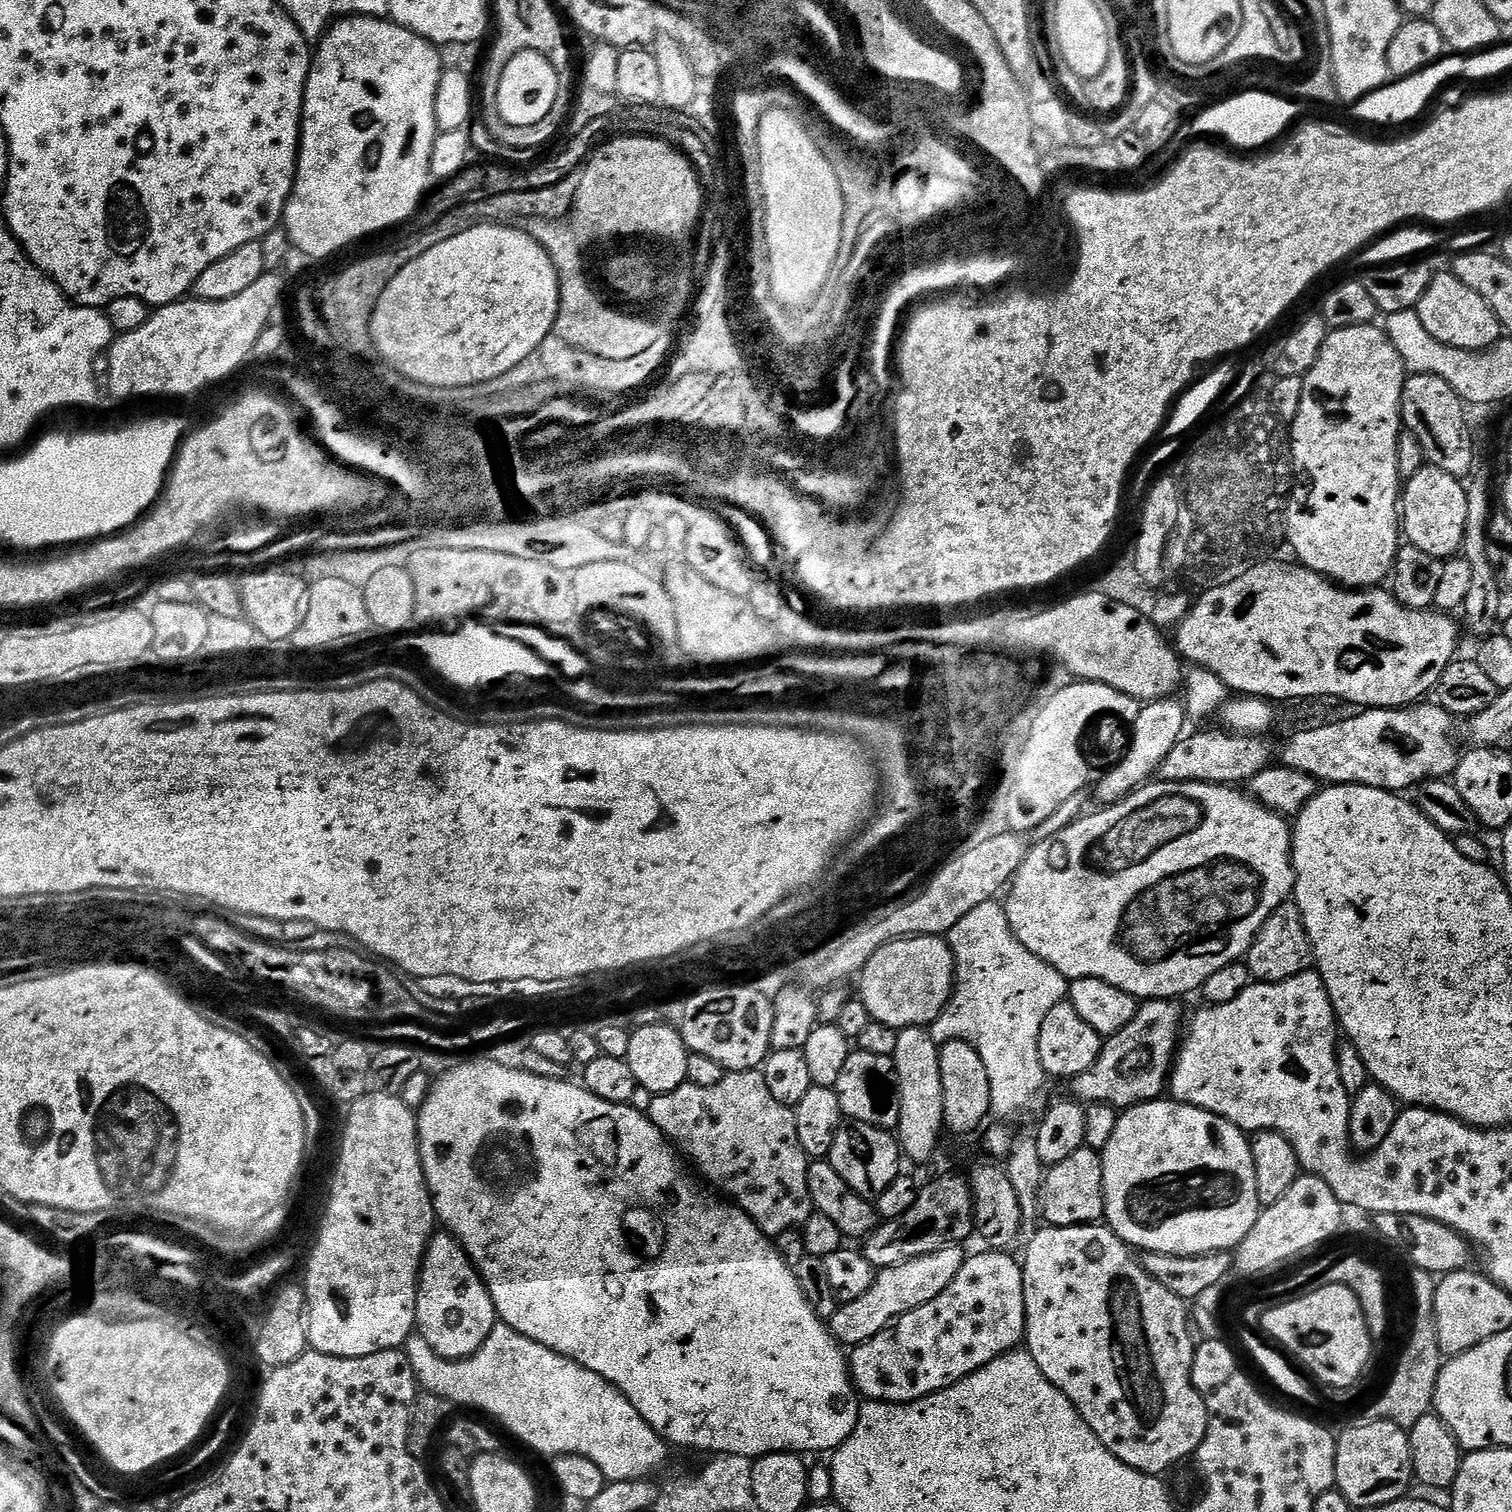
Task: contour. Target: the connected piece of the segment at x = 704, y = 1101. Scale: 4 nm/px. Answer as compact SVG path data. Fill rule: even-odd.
M763 1071L729 1072L718 1086L694 1086L686 1082L649 1100L652 1101L646 1107L646 1115L652 1125L689 1161L692 1159L696 1163L695 1171L700 1171L713 1184L713 1189L721 1188L723 1195L747 1214L765 1236L775 1238L786 1230L800 1228L812 1217L814 1209L808 1185L810 1158L802 1150L802 1142L798 1142L796 1113L770 1094Z

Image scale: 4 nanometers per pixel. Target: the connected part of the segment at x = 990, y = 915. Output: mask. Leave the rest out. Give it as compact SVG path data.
M999 899L974 906L974 910L958 922L958 926L947 932L946 939L956 960L956 982L942 1014L930 1025L932 1037L939 1045L961 1040L974 1046L974 1050L978 1050L978 1058L982 1058L982 1063L986 1065L986 1078L990 1078L991 1115L996 1118L1016 1116L1026 1111L1044 1088L1046 1073L1042 1058L1038 1058L1038 1030L1042 1030L1042 1018L1046 1018L1054 1006L1065 1003L1070 981L1018 942Z

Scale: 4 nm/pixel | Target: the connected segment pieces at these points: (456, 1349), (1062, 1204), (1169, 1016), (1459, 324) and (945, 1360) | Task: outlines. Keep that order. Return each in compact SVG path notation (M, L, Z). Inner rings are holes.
M451 1234L433 1235L424 1251L424 1262L420 1266L420 1284L416 1288L416 1327L415 1331L438 1354L447 1360L464 1360L480 1349L482 1342L490 1338L490 1330L498 1323L496 1307L490 1298L488 1288L480 1277L472 1260L464 1253L464 1248Z
M1087 1146L1074 1150L1070 1158L1051 1165L1040 1186L1038 1212L1045 1225L1054 1228L1095 1224L1105 1219L1104 1162L1101 1153Z
M1175 999L1149 1000L1141 1003L1140 1009L1134 1014L1134 1022L1122 1026L1122 1030L1118 1030L1118 1034L1104 1040L1102 1050L1098 1054L1098 1062L1094 1062L1094 1066L1090 1066L1090 1070L1071 1077L1070 1084L1072 1084L1073 1092L1071 1095L1085 1105L1109 1104L1118 1110L1127 1110L1136 1104L1161 1099L1169 1087L1172 1065L1176 1059L1178 1045L1182 1040L1180 1023L1184 1020L1184 1012L1176 1004L1179 1003Z
M1451 270L1437 271L1414 311L1418 318L1422 318L1422 326L1426 326L1426 330L1430 330L1438 342L1446 342L1446 346L1481 352L1484 348L1491 348L1502 336L1498 318L1494 310L1486 306L1482 294L1474 294L1466 282L1458 282Z
M983 1250L977 1256L969 1255L964 1261L962 1270L958 1270L958 1274L954 1277L954 1282L950 1282L950 1286L946 1286L946 1290L942 1290L942 1294L938 1294L938 1298L934 1298L934 1302L926 1302L926 1306L918 1306L918 1310L910 1310L910 1314L906 1314L901 1320L895 1324L883 1328L878 1334L874 1334L874 1338L870 1338L870 1342L859 1344L857 1348L851 1349L850 1352L850 1371L852 1373L852 1382L856 1385L857 1393L861 1397L869 1400L881 1400L884 1404L909 1404L915 1400L926 1398L935 1392L941 1392L944 1388L954 1386L962 1378L966 1378L970 1374L974 1374L978 1370L982 1370L982 1366L986 1366L990 1362L994 1362L994 1358L998 1358L1002 1354L1019 1349L1024 1340L1024 1327L1026 1326L1026 1302L1024 1301L1024 1269L1021 1261L1016 1260L1004 1250Z

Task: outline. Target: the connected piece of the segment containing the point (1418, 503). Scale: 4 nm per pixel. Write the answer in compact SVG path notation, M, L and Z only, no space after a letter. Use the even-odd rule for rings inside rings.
M1425 466L1402 488L1402 536L1425 554L1447 560L1459 553L1466 534L1467 490L1462 480L1445 470Z

